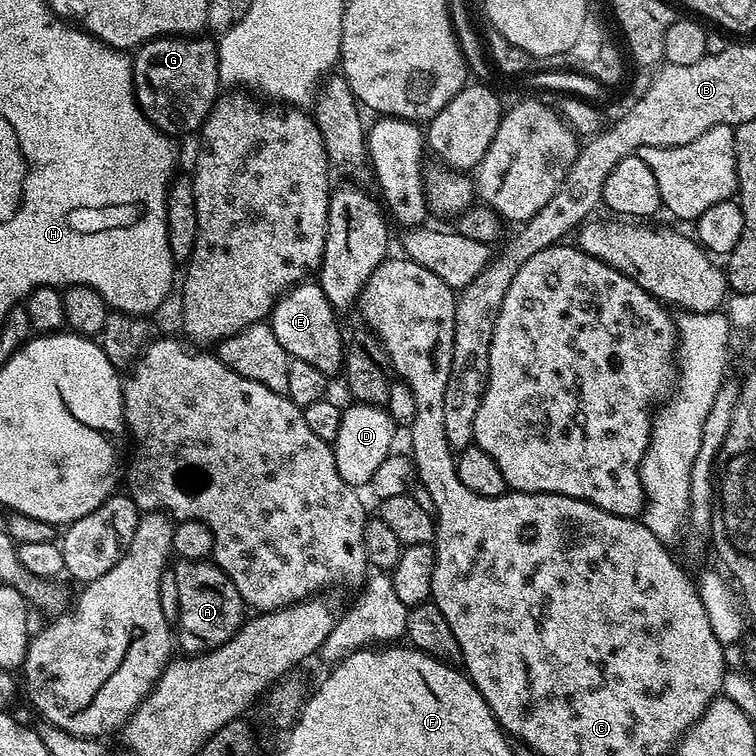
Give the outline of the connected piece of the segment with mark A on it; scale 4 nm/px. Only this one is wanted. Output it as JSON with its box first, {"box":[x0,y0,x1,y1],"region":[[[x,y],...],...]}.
{"box":[174,559,246,654],"region":[[[211,559],[181,560],[174,564],[178,582],[178,648],[184,654],[209,652],[222,646],[233,636],[246,619],[246,605],[238,586]]]}

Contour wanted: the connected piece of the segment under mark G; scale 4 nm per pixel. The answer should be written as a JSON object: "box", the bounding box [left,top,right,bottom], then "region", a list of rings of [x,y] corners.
{"box":[131,34,222,138],"region":[[[192,34],[158,36],[140,45],[131,57],[136,101],[145,116],[172,138],[183,132],[192,132],[195,128],[196,131],[203,129],[204,119],[216,105],[222,88],[217,41],[200,39],[204,38]]]}

